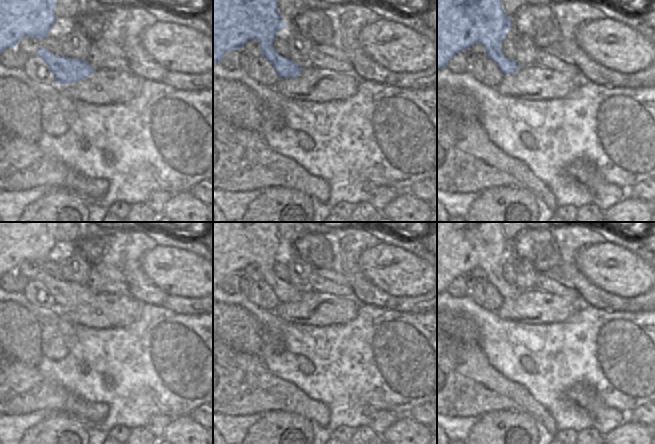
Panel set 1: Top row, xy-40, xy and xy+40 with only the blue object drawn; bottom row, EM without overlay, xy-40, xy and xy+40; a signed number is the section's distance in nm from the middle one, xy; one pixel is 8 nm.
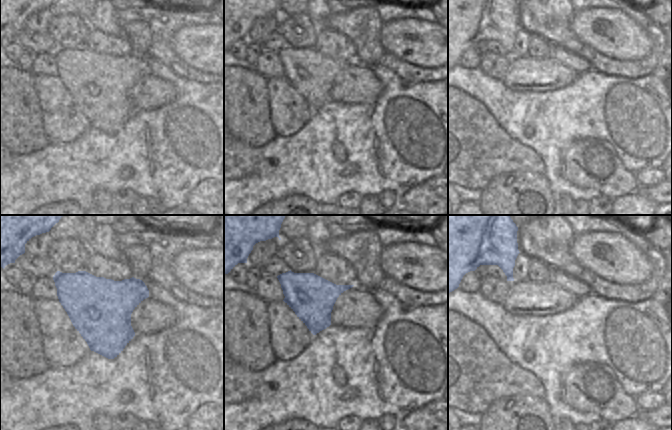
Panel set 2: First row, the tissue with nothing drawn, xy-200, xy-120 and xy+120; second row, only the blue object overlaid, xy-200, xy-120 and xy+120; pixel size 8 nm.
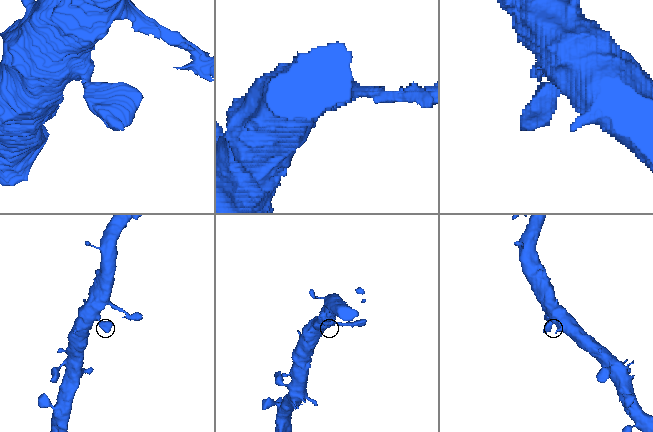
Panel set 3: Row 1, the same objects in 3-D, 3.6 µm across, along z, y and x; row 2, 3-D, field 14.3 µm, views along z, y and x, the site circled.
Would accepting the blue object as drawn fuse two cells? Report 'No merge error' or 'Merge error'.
No merge error.

